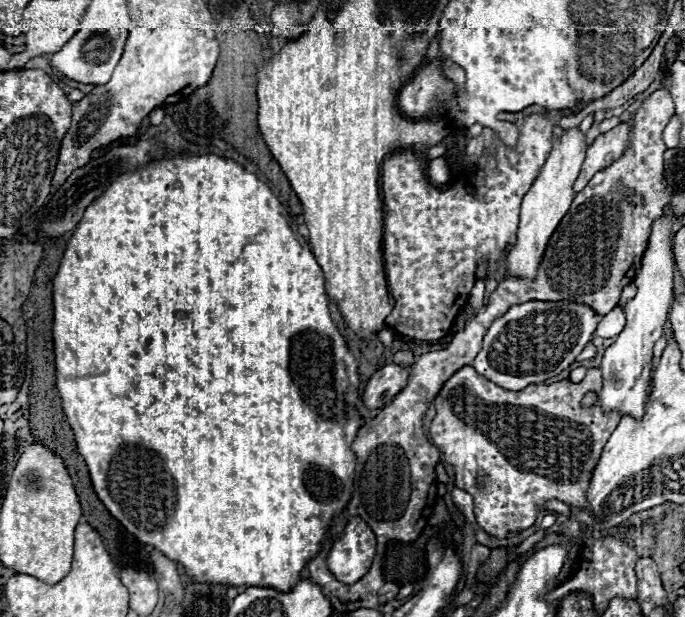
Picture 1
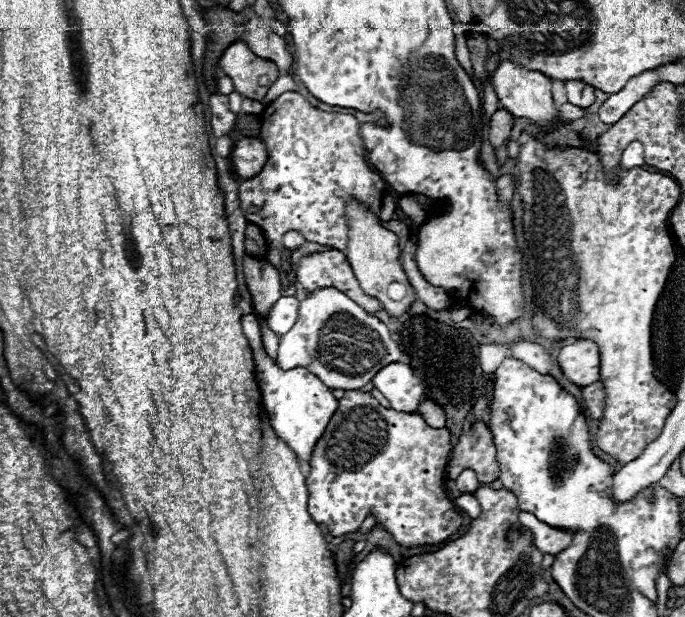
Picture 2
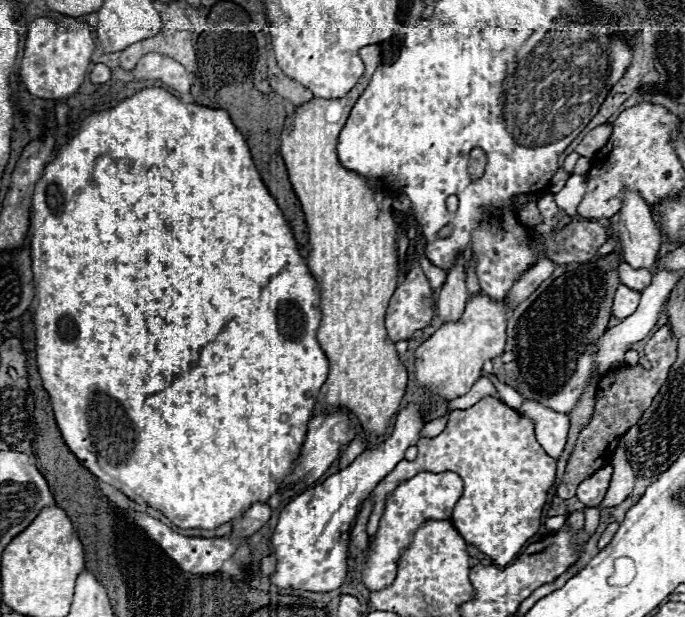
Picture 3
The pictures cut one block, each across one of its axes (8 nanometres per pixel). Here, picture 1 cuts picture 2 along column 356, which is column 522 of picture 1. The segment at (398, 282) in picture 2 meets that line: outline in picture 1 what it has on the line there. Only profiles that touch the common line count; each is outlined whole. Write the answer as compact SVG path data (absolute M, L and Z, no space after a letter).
M578 128L566 130L566 134L558 142L554 142L548 160L540 168L538 178L534 180L532 188L528 190L528 194L522 200L518 240L506 256L506 266L504 266L506 278L526 278L526 280L536 278L538 266L540 266L542 256L546 252L546 244L570 208L570 202L574 196L572 184L580 172L584 156L586 156L586 144L584 144L584 136L580 134Z

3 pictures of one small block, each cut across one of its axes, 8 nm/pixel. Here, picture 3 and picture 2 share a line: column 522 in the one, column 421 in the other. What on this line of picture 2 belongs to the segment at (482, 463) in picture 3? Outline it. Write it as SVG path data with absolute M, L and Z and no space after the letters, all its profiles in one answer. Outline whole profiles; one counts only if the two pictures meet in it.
M346 390L340 398L338 410L330 418L310 456L310 474L306 478L308 512L316 522L326 524L334 536L358 530L364 516L372 512L400 546L440 544L448 536L456 534L464 520L444 490L444 472L450 452L452 446L448 430L430 428L418 414L384 408L368 392Z

